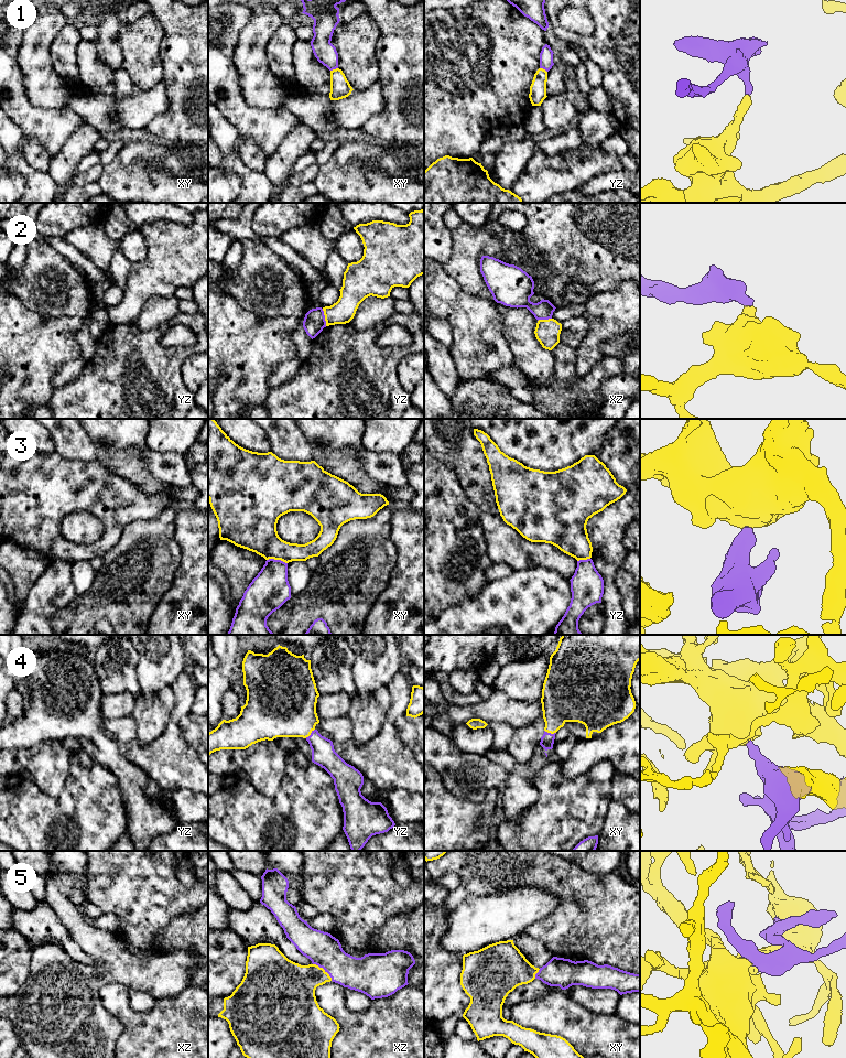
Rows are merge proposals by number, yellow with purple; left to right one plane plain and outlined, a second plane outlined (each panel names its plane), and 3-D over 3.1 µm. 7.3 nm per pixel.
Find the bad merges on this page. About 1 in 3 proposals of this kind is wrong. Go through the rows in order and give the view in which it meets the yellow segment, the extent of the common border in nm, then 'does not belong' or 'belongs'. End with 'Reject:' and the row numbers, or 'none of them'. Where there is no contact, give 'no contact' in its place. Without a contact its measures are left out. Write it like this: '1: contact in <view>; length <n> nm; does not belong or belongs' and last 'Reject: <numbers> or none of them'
1: contact in xy; length 60 nm; does not belong
2: contact in yz; length 130 nm; does not belong
3: contact in xy; length 160 nm; does not belong
4: contact in xy; length 90 nm; belongs
5: contact in xz; length 190 nm; belongs
Reject: 1, 2, 3

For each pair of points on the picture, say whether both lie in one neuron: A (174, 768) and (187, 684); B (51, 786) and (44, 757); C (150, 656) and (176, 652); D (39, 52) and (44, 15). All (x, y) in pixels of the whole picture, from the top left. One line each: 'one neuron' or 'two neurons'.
A: one neuron
B: one neuron
C: one neuron
D: one neuron

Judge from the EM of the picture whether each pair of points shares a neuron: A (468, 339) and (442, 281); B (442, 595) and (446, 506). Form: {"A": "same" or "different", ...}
{"A": "same", "B": "same"}

